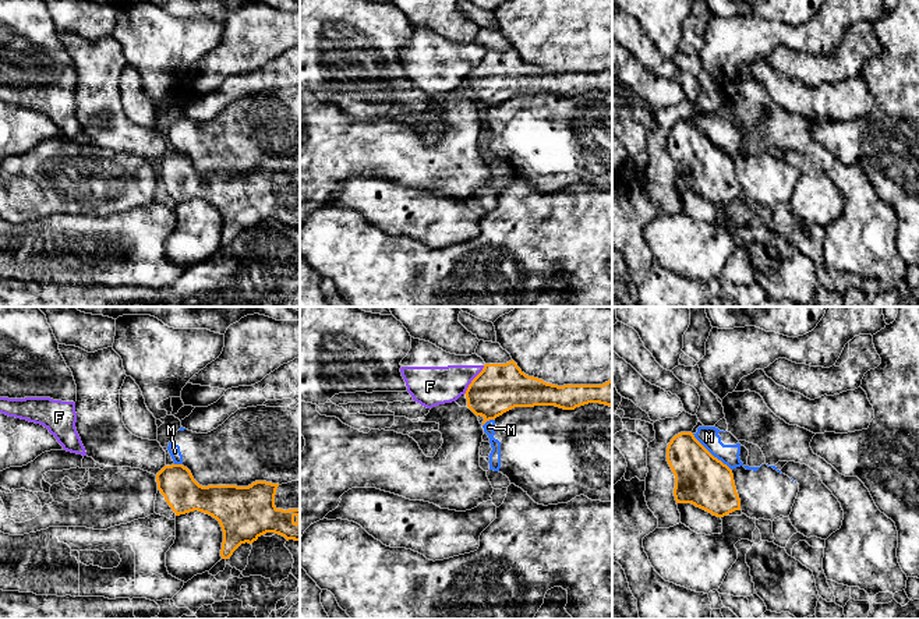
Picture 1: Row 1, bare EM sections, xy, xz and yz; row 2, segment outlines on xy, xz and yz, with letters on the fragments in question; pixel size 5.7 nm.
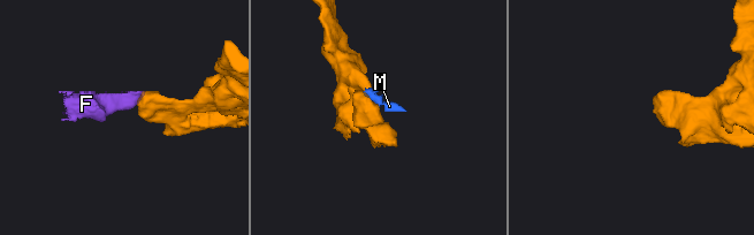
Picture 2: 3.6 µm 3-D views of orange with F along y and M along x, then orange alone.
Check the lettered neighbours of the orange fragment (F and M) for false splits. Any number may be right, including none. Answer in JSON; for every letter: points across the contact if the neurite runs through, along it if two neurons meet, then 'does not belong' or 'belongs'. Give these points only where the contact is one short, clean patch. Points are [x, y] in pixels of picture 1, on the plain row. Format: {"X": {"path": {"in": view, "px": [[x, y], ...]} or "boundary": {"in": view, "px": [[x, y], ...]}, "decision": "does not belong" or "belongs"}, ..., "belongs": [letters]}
{"F": {"boundary": {"in": "xz", "px": [[484, 53], [463, 81]]}, "decision": "does not belong"}, "M": {"boundary": {"in": "yz", "px": [[692, 121], [731, 158]]}, "decision": "does not belong"}, "belongs": []}

